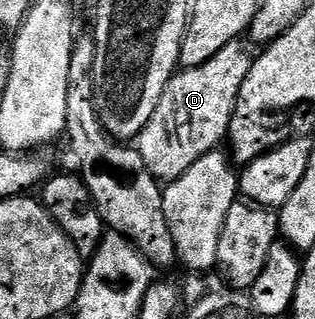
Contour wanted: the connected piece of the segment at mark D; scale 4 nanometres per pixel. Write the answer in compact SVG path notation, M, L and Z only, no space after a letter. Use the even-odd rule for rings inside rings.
M230 44L215 52L215 56L211 56L202 66L191 66L174 74L155 108L155 116L147 120L135 139L135 149L143 156L143 164L147 164L154 178L165 184L173 182L183 176L183 172L187 172L187 168L191 168L195 160L199 160L204 154L210 154L218 144L226 141L239 88L247 76L250 61L251 54L241 44Z

